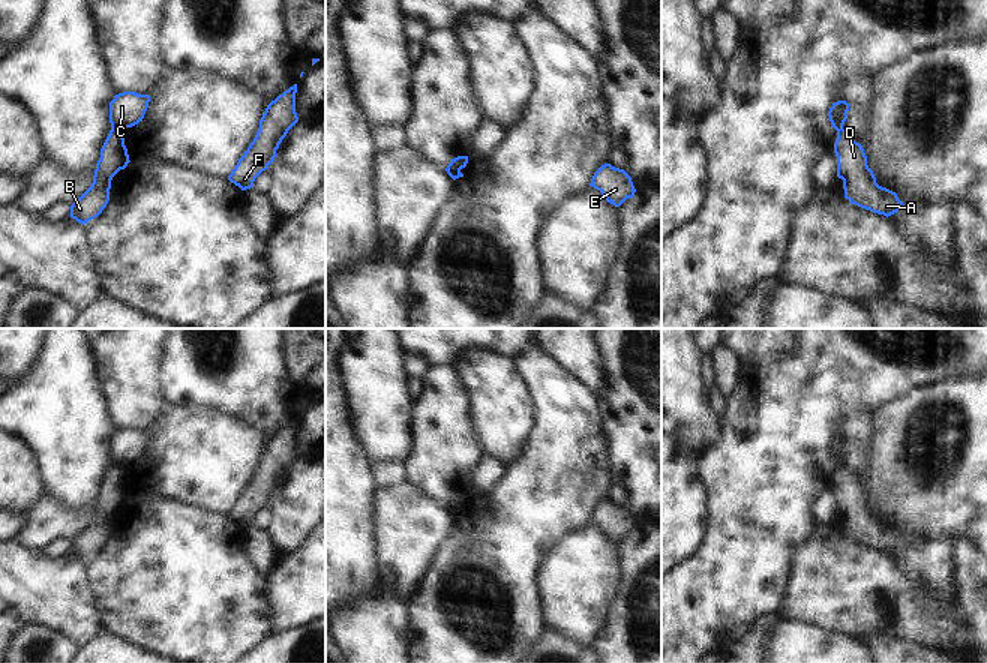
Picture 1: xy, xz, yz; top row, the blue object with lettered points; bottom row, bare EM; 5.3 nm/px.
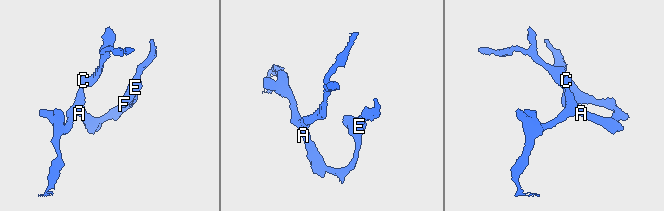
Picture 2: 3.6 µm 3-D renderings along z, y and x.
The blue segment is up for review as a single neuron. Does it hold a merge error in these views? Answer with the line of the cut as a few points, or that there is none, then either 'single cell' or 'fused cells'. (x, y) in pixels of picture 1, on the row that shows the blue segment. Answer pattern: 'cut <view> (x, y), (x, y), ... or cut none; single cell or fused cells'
cut xy (111, 126), (120, 131); fused cells

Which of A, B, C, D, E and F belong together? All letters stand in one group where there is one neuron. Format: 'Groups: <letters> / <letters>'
Groups: A B D E F / C

